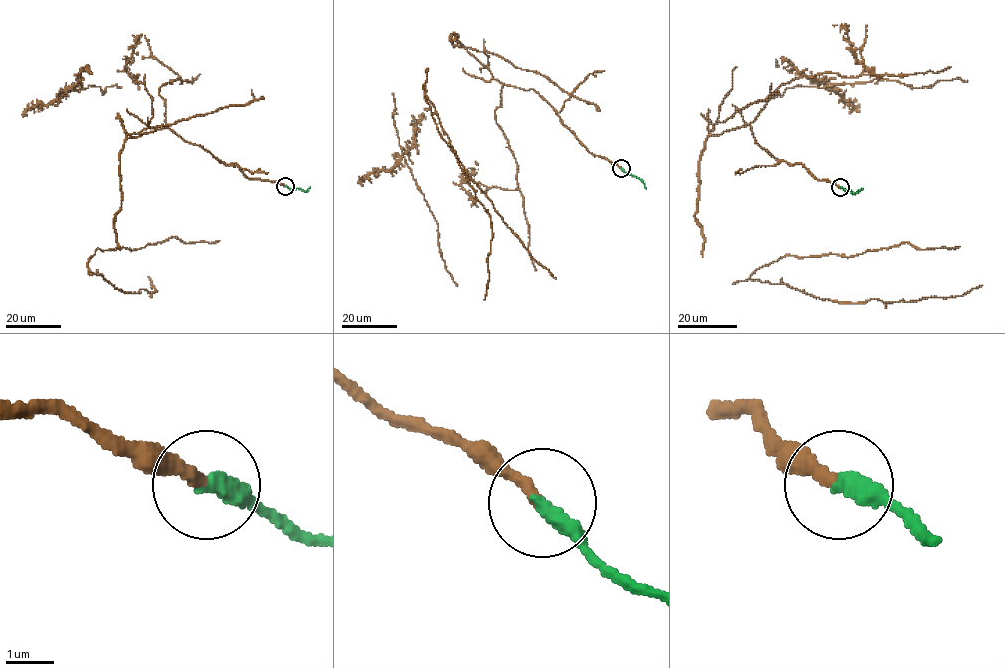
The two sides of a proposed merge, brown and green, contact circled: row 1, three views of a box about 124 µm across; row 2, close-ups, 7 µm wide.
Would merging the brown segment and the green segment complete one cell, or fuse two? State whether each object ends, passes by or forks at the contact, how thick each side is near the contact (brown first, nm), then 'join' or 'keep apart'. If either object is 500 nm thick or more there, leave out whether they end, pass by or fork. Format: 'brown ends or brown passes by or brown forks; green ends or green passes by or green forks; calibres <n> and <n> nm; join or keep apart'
brown ends; green ends; calibres 260 and 400 nm; join

